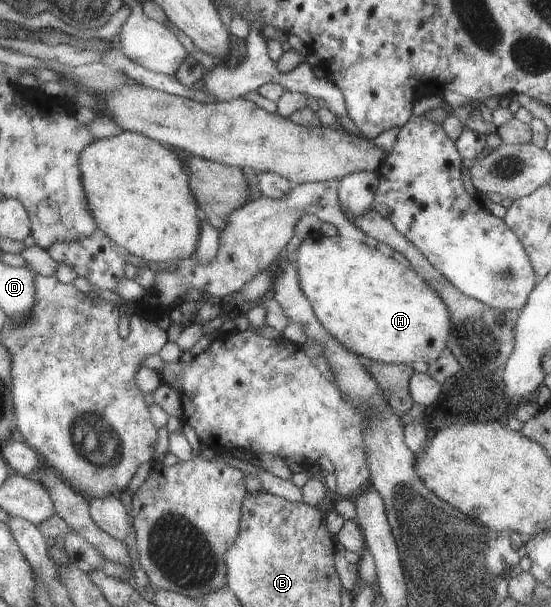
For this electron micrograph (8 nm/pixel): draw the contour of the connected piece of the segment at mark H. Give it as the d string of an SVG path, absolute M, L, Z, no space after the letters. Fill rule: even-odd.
M335 234L308 235L295 251L294 263L299 287L309 301L317 321L345 349L363 359L384 364L411 364L417 359L435 361L443 353L449 337L449 311L435 291L413 271L376 248Z

